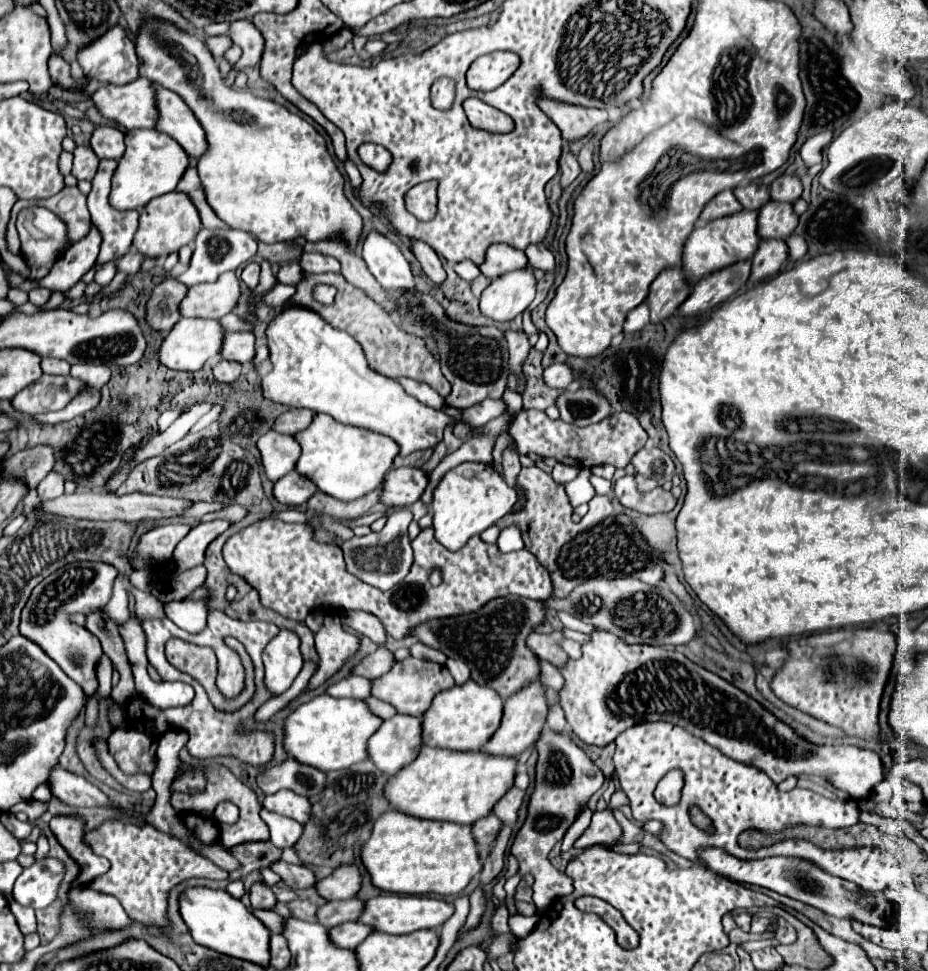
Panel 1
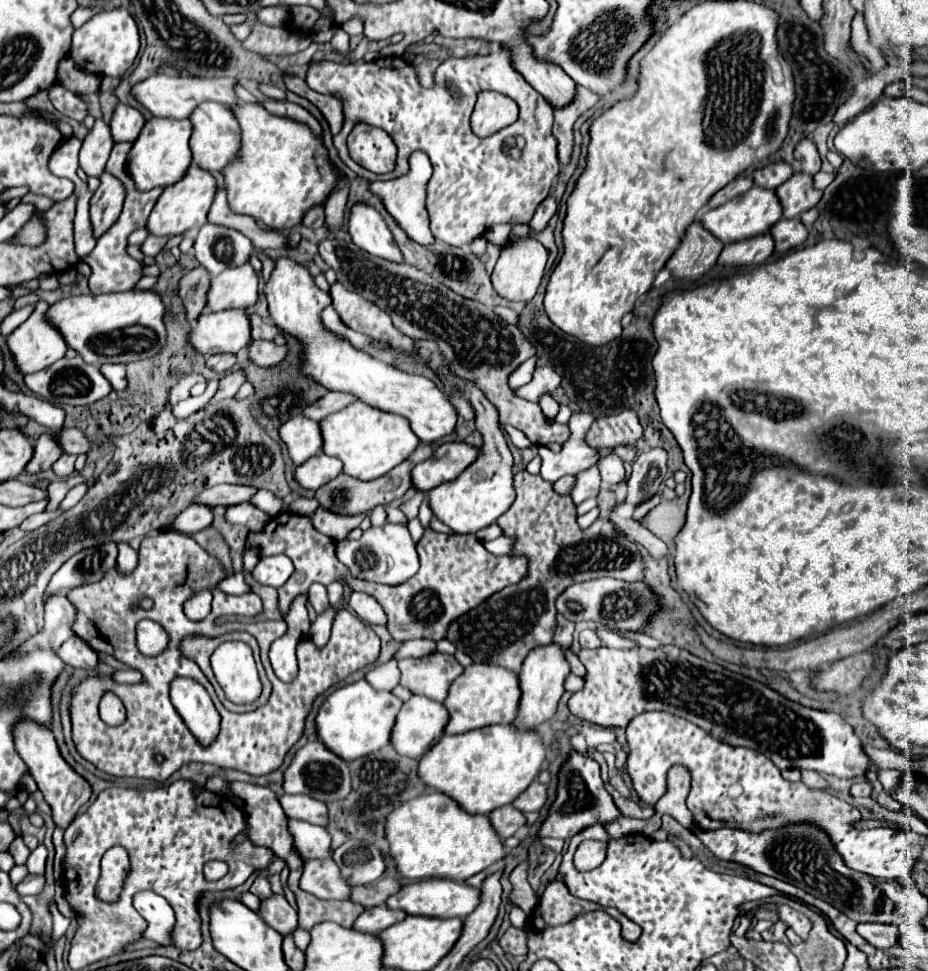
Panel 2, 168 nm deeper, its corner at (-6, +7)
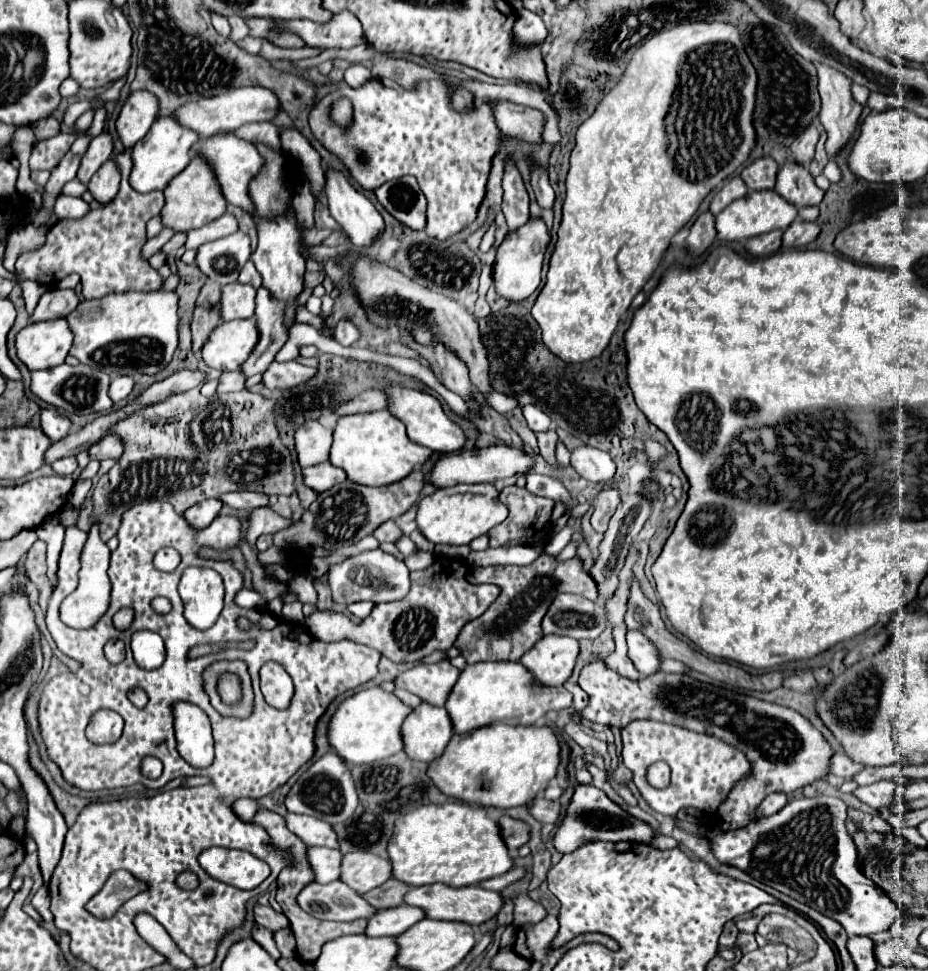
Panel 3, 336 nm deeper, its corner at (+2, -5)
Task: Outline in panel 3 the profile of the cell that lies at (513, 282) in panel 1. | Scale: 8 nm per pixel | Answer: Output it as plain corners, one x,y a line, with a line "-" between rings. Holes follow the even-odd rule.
530,219
524,227
514,231
514,235
506,235
506,239
500,243
496,251
496,261
492,267
494,287
500,297
518,303
536,291
536,287
540,285
542,259
544,259
548,243
550,243
550,235
542,219

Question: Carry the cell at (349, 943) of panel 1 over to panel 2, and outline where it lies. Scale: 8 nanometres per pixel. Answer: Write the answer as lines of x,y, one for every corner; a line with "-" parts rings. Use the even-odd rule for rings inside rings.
380,905
380,907
370,907
366,909
354,923
354,929
358,931
364,931
364,933
382,933
384,929
388,929
390,925
402,921
406,917
404,911
392,911
388,909
386,905

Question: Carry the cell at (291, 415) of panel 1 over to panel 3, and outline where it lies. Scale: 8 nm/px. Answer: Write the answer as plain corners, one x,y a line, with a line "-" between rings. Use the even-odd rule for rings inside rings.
364,391
362,395
356,395
354,399
342,403
342,407
338,407
338,411
334,411
338,417
342,415
352,415
352,413
368,413
368,411
378,411
378,409
386,409
386,397
380,391

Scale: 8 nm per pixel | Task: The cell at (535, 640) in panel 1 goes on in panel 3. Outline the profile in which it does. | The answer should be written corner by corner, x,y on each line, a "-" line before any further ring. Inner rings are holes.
566,681
566,683
564,683
564,687
574,695
574,707
576,707
576,711
584,709
584,707
586,707
586,703
588,703
588,695
580,689
580,685

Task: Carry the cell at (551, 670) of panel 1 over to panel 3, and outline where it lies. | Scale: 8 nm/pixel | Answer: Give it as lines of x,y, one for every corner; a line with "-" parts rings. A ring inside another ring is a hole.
488,661
466,665
446,701
446,711
450,715
454,733
462,735
492,723
534,725
548,711
560,711
570,705
572,705
570,691
566,691
564,687
538,687
530,679
530,673
522,663

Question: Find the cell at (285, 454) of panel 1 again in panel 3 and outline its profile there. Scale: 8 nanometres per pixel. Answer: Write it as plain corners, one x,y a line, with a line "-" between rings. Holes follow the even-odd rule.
306,421
294,433
294,447
300,467
310,467
328,461
332,445
332,431
318,421

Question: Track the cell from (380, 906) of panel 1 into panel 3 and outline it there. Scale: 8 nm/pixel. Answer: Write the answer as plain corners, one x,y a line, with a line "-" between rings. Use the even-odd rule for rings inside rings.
434,883
434,885
424,885
424,887
412,887
404,895
404,903
422,909
428,919
462,921
462,923
468,923
468,925
480,925
480,923
492,919
500,911
502,897
496,891
486,891
486,889
480,889
478,885
454,889
454,887
448,887
444,883

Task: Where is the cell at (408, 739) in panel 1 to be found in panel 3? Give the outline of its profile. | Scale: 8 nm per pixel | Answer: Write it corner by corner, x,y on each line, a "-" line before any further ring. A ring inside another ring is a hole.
420,703
402,723
404,753
414,761
438,759
452,737
452,723
444,707

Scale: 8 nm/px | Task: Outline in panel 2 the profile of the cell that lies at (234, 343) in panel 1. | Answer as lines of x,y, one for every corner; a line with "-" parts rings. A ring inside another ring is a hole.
252,341
250,343
250,361
260,367
274,367
282,363
288,355
288,347
280,347
274,341

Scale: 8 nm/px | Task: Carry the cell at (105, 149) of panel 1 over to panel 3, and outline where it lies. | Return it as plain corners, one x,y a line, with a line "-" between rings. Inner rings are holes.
136,91
126,99
116,119
116,133
126,149
132,149
156,119
158,101
148,91

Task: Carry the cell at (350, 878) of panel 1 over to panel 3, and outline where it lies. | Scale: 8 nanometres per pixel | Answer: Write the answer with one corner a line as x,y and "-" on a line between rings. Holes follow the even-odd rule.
354,851
342,857
340,879
358,893
376,889
390,877
392,877
392,865
388,859
382,859
366,851

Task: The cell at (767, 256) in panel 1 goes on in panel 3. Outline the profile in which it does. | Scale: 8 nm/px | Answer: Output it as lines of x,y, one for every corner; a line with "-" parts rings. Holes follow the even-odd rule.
796,219
782,235
782,247
784,249
800,249
816,239
820,233
820,227
816,223
806,223

